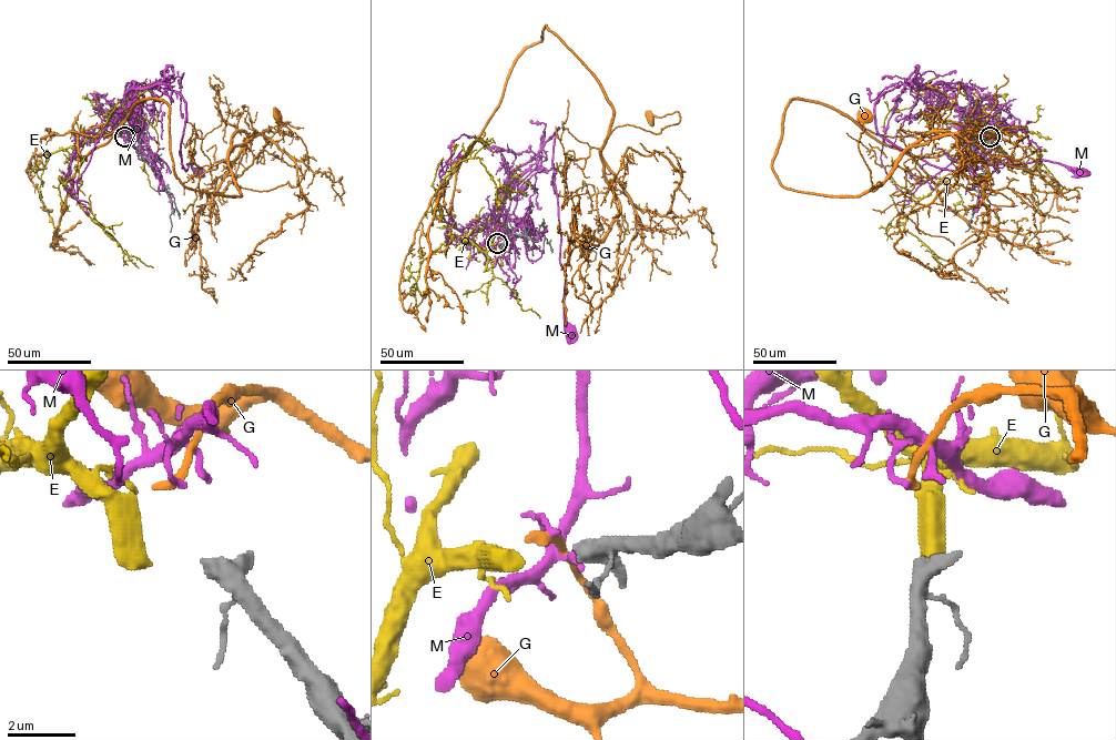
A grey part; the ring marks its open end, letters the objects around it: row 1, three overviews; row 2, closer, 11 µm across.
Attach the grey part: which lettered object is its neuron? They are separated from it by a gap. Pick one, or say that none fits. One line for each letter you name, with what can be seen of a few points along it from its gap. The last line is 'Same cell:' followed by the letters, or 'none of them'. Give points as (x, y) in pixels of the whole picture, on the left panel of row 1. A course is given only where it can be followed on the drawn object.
E: Its course: (122, 137), (113, 132), (88, 138), (69, 164), (63, 188), (87, 214), (112, 235), (124, 252), (153, 267)
Same cell: E

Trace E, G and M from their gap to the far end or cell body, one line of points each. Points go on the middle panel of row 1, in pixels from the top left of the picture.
E: (495, 244), (483, 252), (454, 235), (442, 215), (436, 190), (459, 162), (478, 158), (497, 188), (526, 192)
G: (496, 243), (454, 224), (455, 174), (547, 26), (604, 91), (610, 132), (680, 117), (651, 118)
M: (497, 243), (498, 191), (558, 128), (553, 166), (564, 327), (569, 333)

